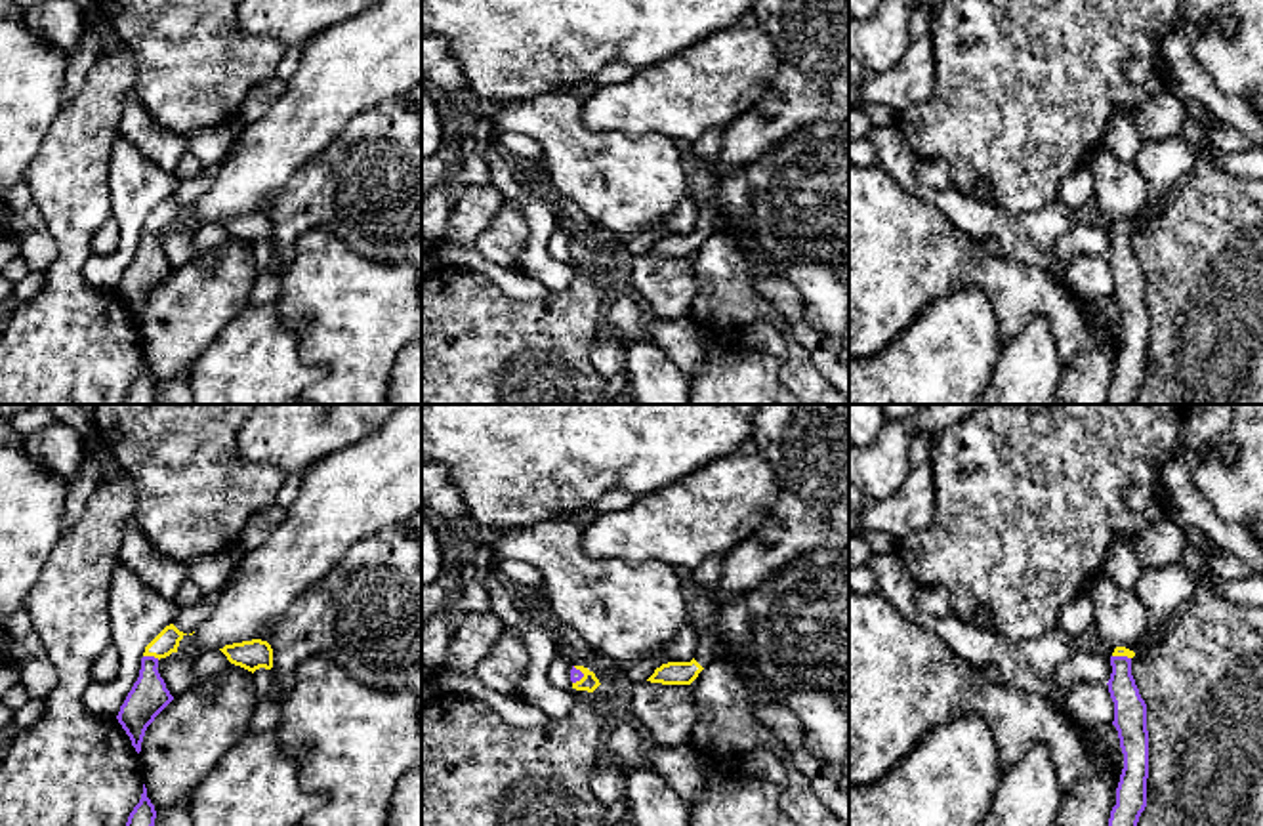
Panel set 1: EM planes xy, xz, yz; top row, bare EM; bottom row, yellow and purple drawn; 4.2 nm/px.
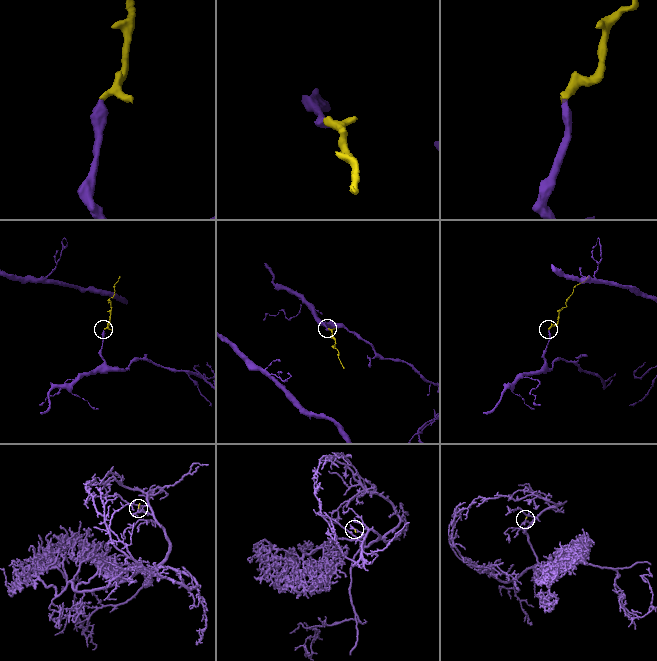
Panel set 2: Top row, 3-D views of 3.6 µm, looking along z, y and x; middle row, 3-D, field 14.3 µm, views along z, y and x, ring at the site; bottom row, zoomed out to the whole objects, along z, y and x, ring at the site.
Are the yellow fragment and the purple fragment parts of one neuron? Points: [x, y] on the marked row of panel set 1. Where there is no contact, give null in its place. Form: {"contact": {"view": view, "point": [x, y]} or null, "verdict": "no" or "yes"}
{"contact": {"view": "xy", "point": [151, 655]}, "verdict": "yes"}

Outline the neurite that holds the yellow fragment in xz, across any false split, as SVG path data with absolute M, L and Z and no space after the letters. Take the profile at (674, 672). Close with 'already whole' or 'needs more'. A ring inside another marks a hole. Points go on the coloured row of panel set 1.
M675 568L687 603L691 626L698 631L698 647L691 662L668 662L647 679L662 685L691 685L698 673L717 658L717 609L691 580L691 570Z | needs more

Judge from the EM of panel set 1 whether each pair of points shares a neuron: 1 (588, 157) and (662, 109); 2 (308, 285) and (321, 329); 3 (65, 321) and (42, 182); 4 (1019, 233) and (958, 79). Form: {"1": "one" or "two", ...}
{"1": "two", "2": "one", "3": "one", "4": "two"}

